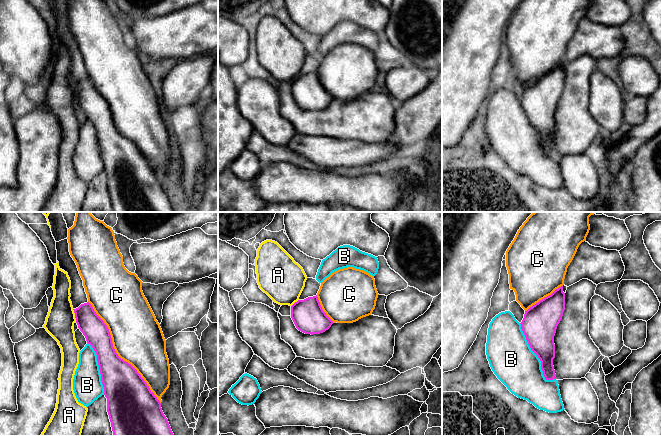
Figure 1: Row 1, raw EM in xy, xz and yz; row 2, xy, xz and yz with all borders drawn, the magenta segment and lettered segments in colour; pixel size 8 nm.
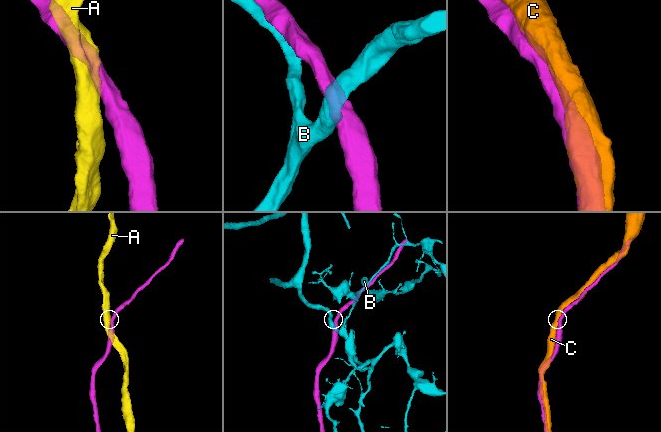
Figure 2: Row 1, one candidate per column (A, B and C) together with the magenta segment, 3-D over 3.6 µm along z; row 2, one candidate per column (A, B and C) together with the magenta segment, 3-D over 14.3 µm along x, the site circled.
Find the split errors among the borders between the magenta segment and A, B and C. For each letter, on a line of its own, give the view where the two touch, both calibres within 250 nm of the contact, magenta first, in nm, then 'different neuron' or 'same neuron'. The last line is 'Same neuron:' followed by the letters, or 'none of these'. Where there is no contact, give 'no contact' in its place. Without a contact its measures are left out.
A: contact in xy; calibres 200 and 220 nm; different neuron
B: contact in yz; calibres 280 and 360 nm; different neuron
C: contact in xy; calibres 300 and 400 nm; same neuron
Same neuron: C

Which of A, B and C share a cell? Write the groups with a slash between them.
A / B / C

